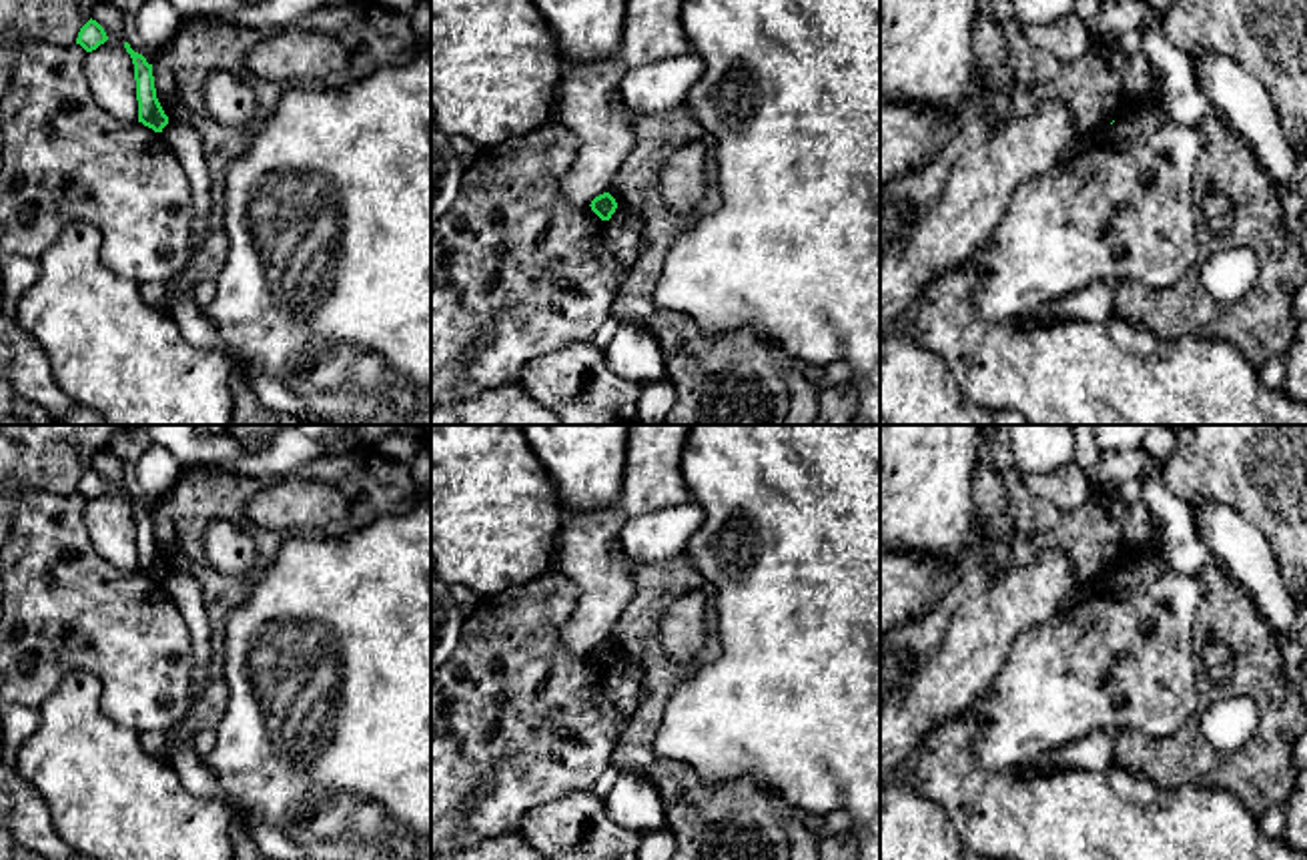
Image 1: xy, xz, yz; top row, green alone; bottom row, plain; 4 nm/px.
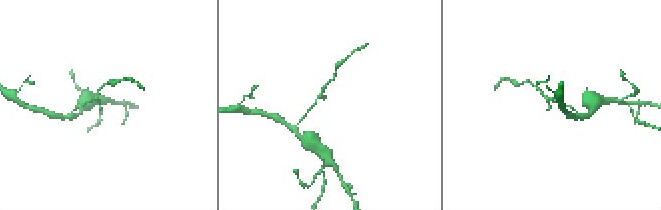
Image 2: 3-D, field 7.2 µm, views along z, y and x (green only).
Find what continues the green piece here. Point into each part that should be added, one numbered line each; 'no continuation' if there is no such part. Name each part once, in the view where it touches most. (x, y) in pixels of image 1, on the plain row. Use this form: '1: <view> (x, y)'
no continuation

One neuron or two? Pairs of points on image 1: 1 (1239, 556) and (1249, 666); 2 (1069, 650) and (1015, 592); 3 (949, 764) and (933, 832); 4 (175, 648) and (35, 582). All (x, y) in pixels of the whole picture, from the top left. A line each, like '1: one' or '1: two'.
1: two
2: two
3: two
4: one

